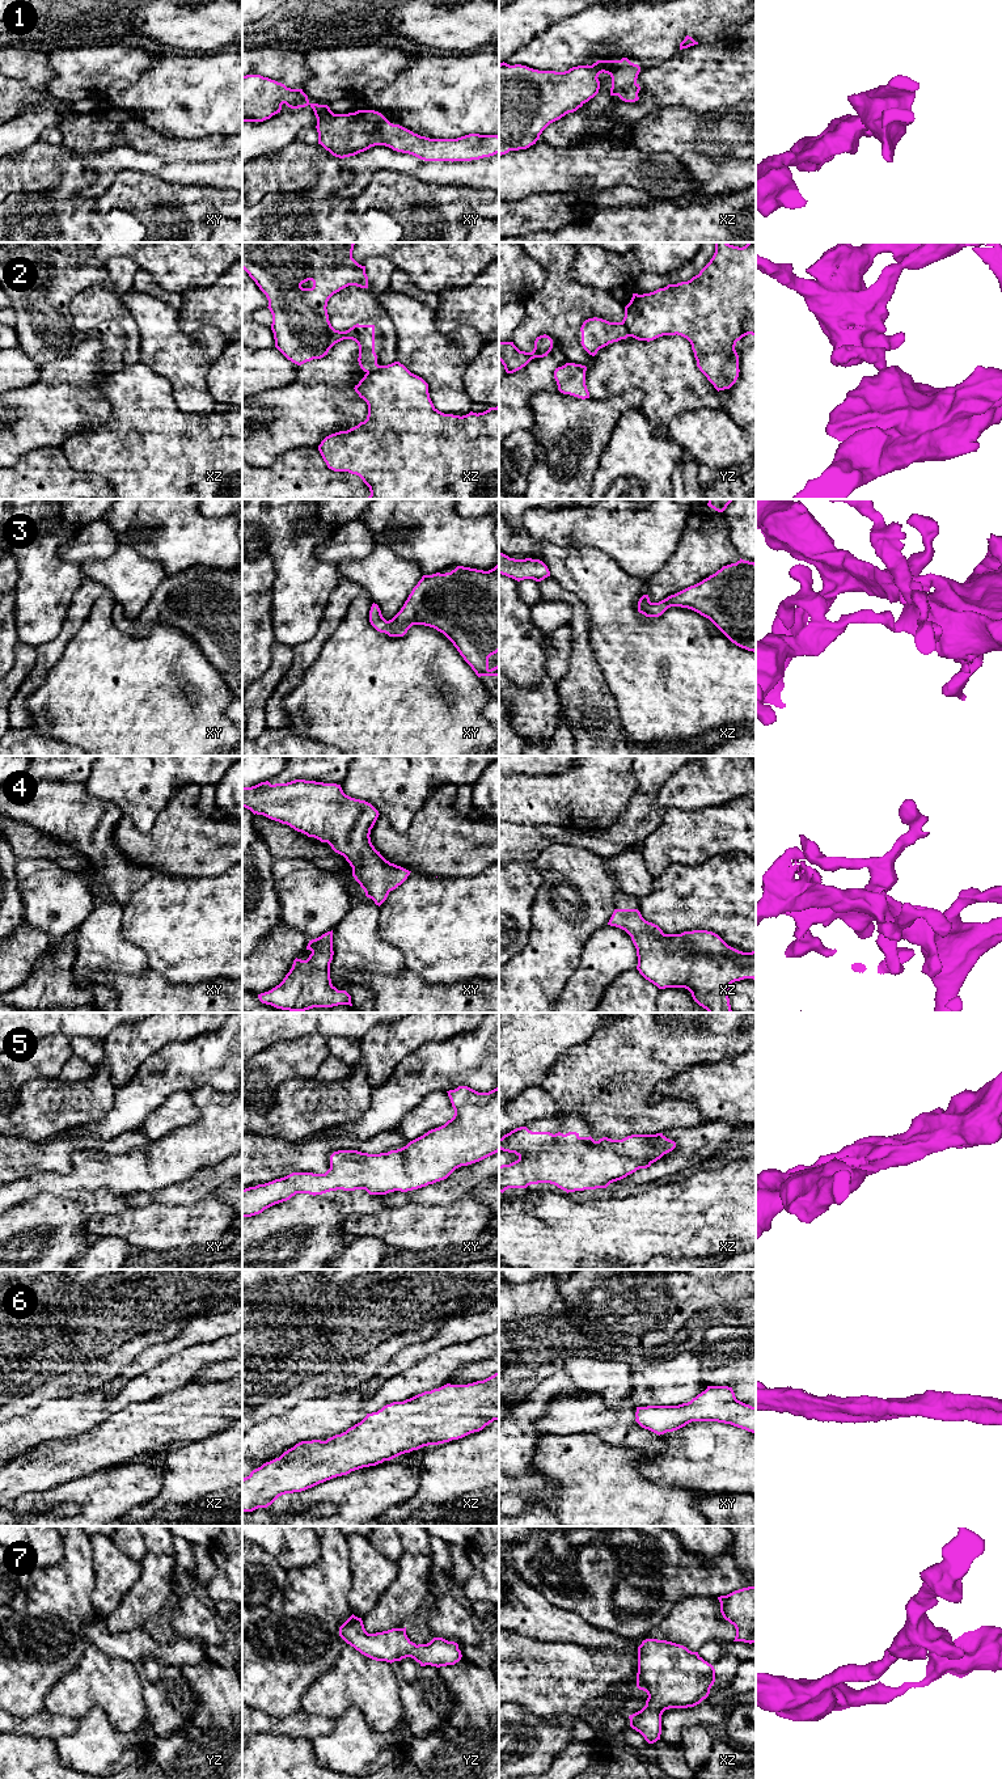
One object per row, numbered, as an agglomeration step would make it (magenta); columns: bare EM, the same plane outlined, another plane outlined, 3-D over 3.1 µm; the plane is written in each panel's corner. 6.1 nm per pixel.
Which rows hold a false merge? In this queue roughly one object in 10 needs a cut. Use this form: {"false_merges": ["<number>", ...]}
{"false_merges": ["2"]}

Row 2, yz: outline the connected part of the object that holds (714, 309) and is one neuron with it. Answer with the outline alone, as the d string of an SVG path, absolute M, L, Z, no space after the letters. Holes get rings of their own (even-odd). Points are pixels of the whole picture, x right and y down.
M715 242L713 258L690 280L650 293L633 293L622 322L629 337L638 341L676 334L686 338L699 371L718 392L730 389L740 372L736 342L748 334L756 335L756 242L743 248Z

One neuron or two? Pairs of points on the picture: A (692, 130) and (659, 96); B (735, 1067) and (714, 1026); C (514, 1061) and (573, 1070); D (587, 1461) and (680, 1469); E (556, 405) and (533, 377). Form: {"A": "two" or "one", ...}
{"A": "two", "B": "two", "C": "two", "D": "two", "E": "two"}

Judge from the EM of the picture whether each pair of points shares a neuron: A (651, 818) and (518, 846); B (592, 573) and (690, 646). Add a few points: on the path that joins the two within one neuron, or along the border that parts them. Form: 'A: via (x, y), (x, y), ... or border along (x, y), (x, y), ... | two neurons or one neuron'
A: via (618, 837), (550, 837) | one neuron
B: via (613, 599), (660, 646), (664, 646) | one neuron

